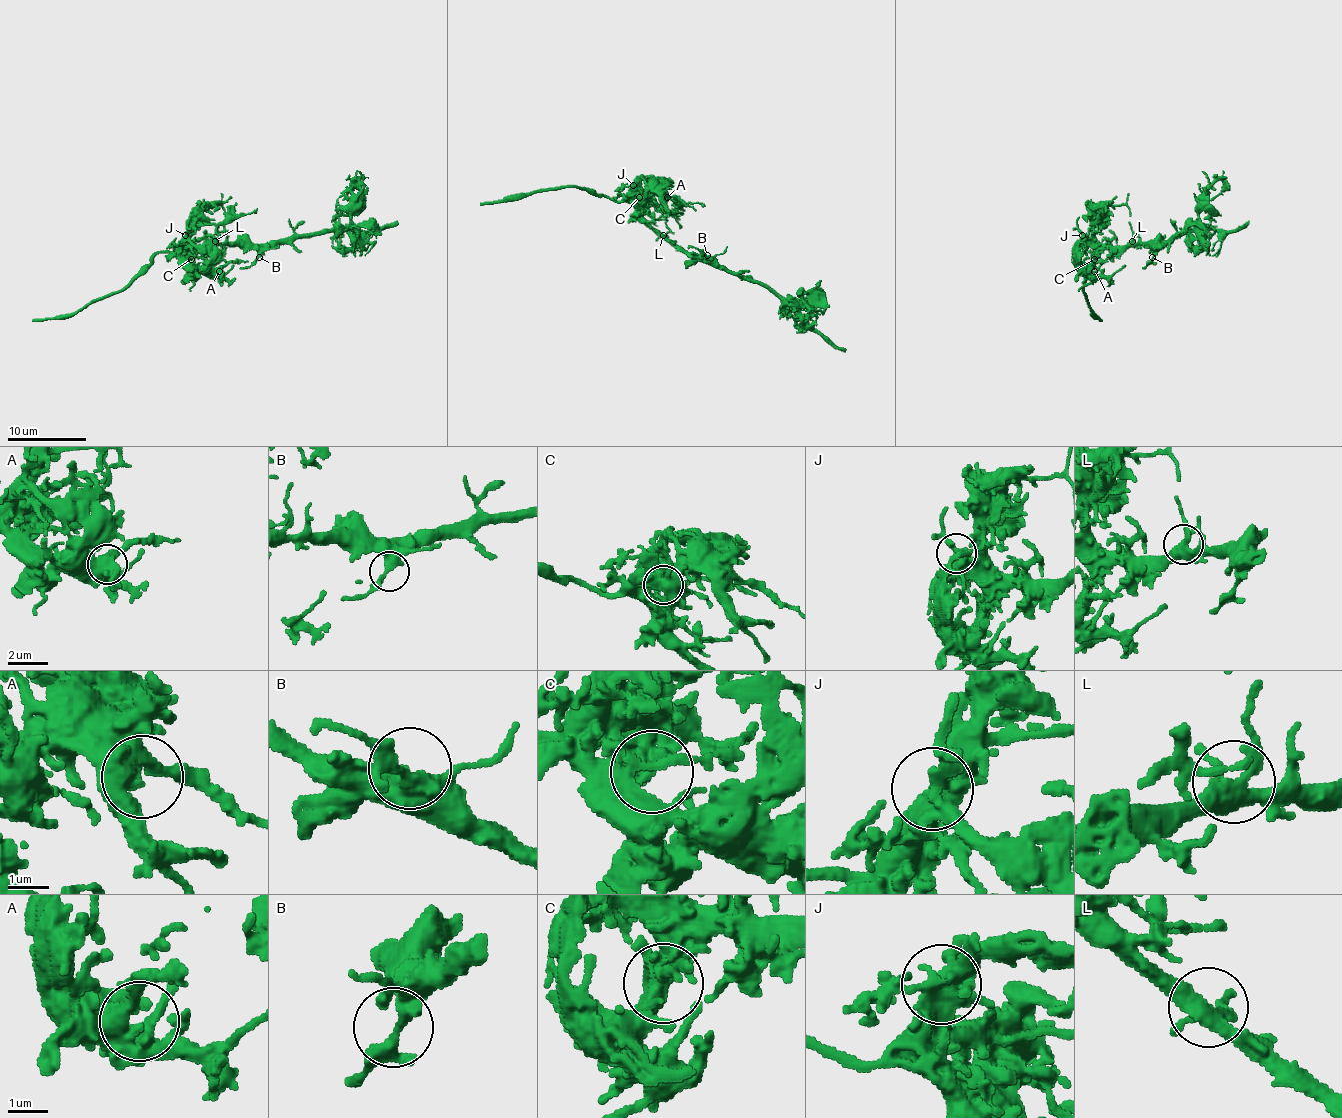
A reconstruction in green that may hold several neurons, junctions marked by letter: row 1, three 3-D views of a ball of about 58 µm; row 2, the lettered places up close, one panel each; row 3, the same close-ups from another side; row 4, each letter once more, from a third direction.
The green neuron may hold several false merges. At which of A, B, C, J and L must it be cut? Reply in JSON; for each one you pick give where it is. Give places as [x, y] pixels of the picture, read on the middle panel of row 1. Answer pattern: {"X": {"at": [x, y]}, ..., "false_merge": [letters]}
{"false_merge": []}

